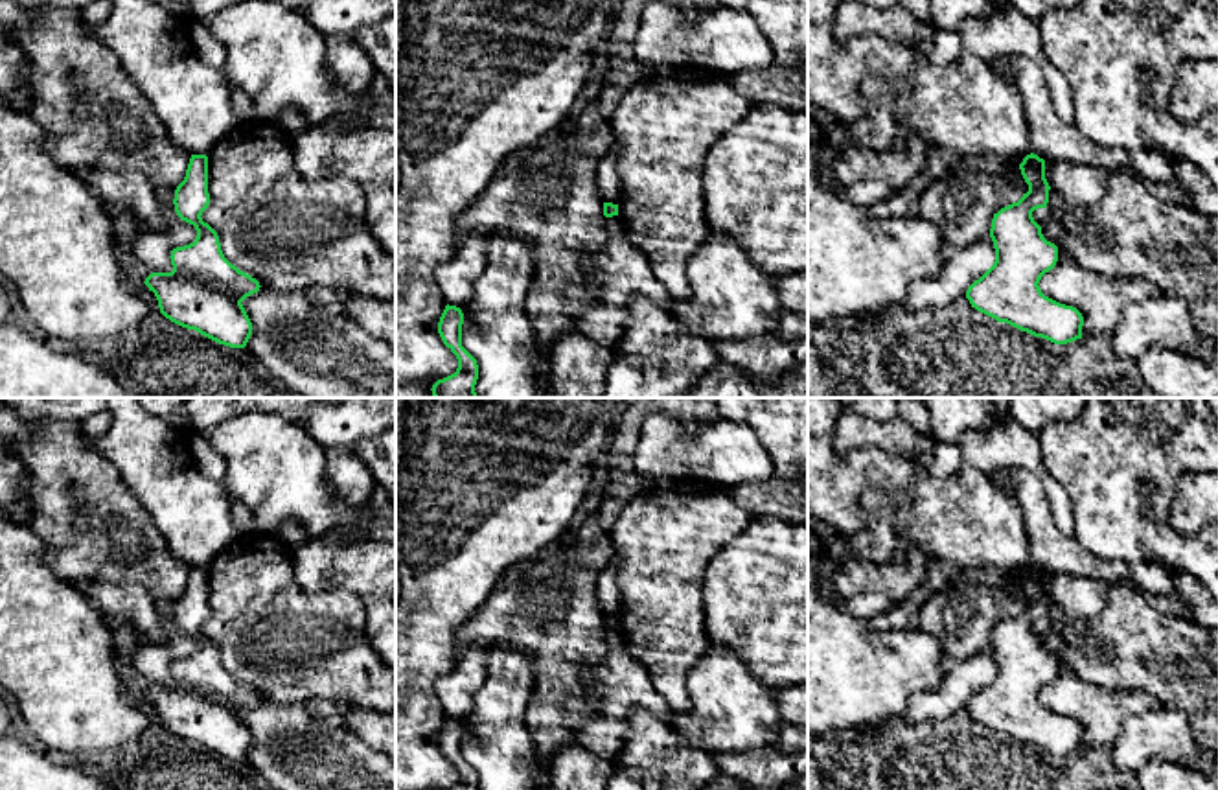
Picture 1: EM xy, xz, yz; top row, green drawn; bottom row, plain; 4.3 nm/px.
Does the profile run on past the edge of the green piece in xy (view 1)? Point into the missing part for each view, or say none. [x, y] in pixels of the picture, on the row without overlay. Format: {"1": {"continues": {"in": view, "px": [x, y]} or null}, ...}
{"1": {"continues": null}}

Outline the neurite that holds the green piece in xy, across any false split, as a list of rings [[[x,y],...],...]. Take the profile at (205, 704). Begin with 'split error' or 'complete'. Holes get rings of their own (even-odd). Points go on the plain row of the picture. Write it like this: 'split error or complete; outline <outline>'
complete; outline [[[191,567],[173,617],[177,628],[195,639],[197,650],[171,663],[171,685],[151,685],[144,696],[171,735],[219,757],[245,761],[252,735],[241,714],[261,698],[224,670],[217,645],[201,630],[210,617],[206,567]]]

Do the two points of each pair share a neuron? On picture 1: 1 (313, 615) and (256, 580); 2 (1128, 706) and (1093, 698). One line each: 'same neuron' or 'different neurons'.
1: same neuron
2: same neuron

